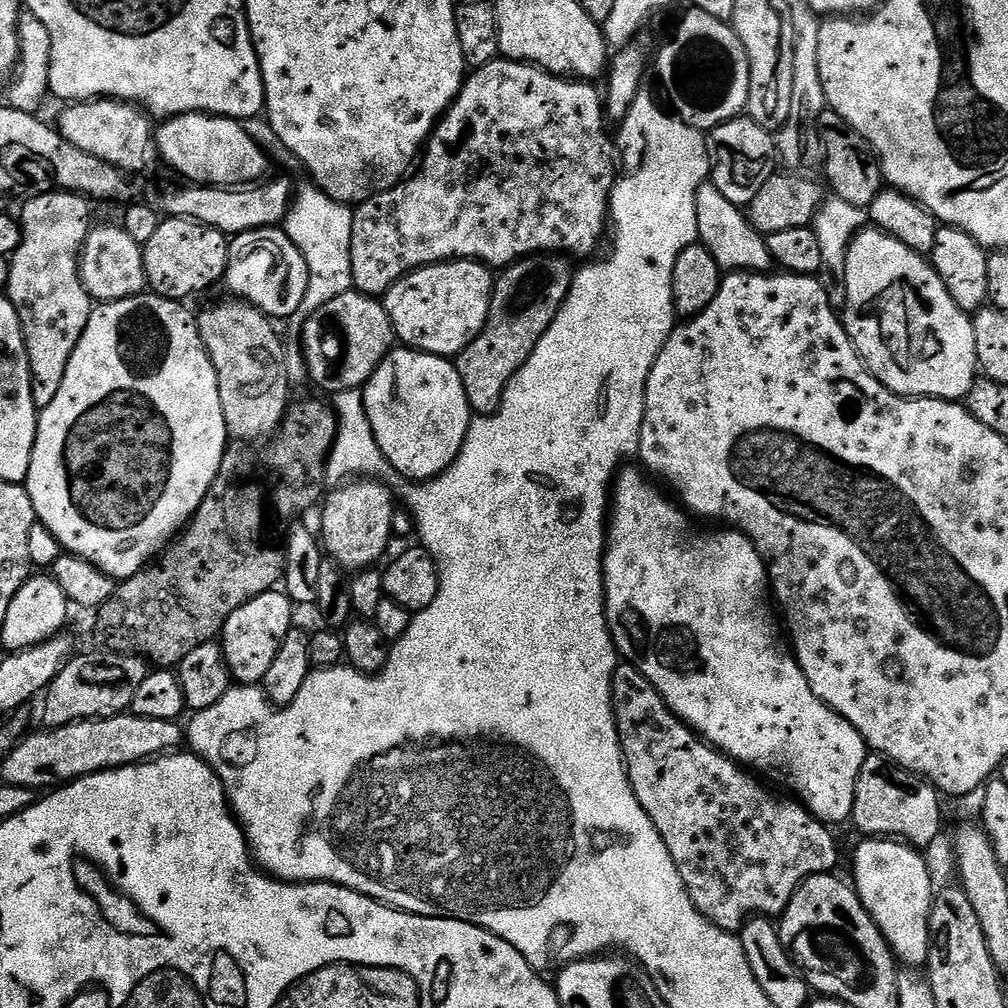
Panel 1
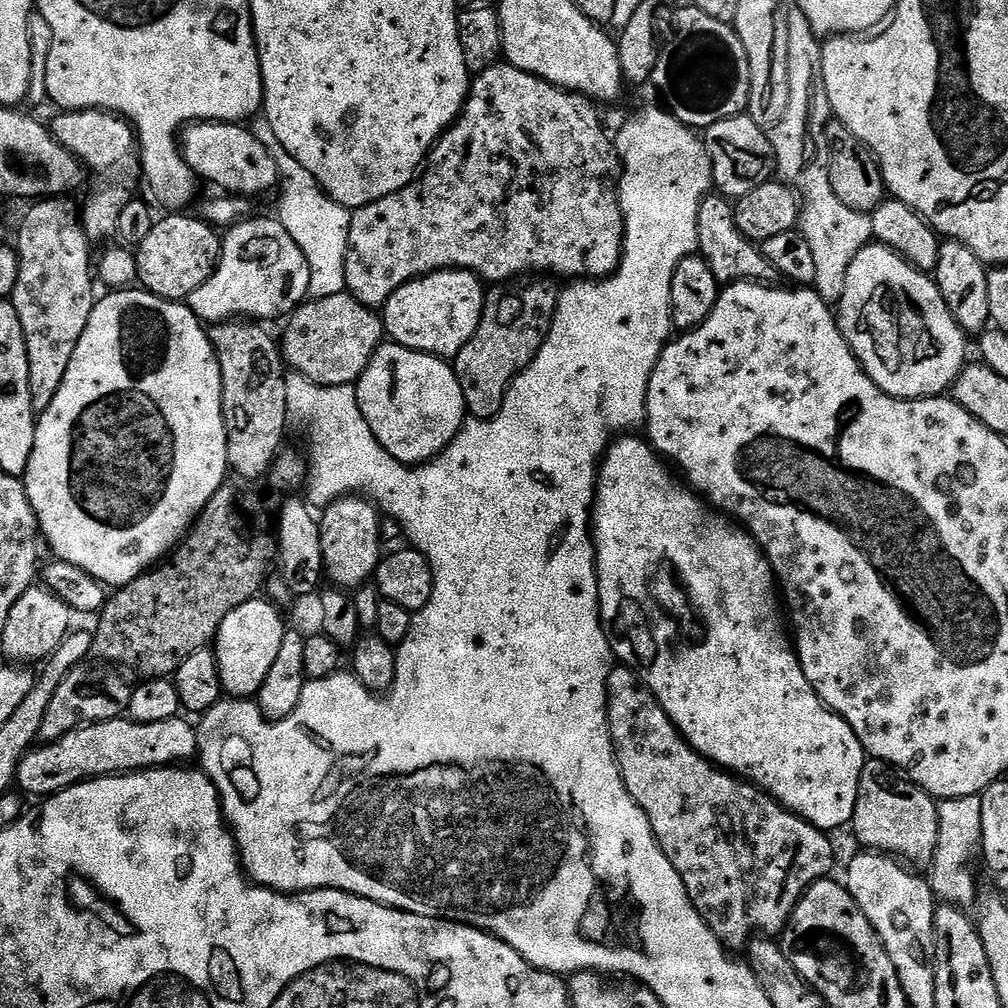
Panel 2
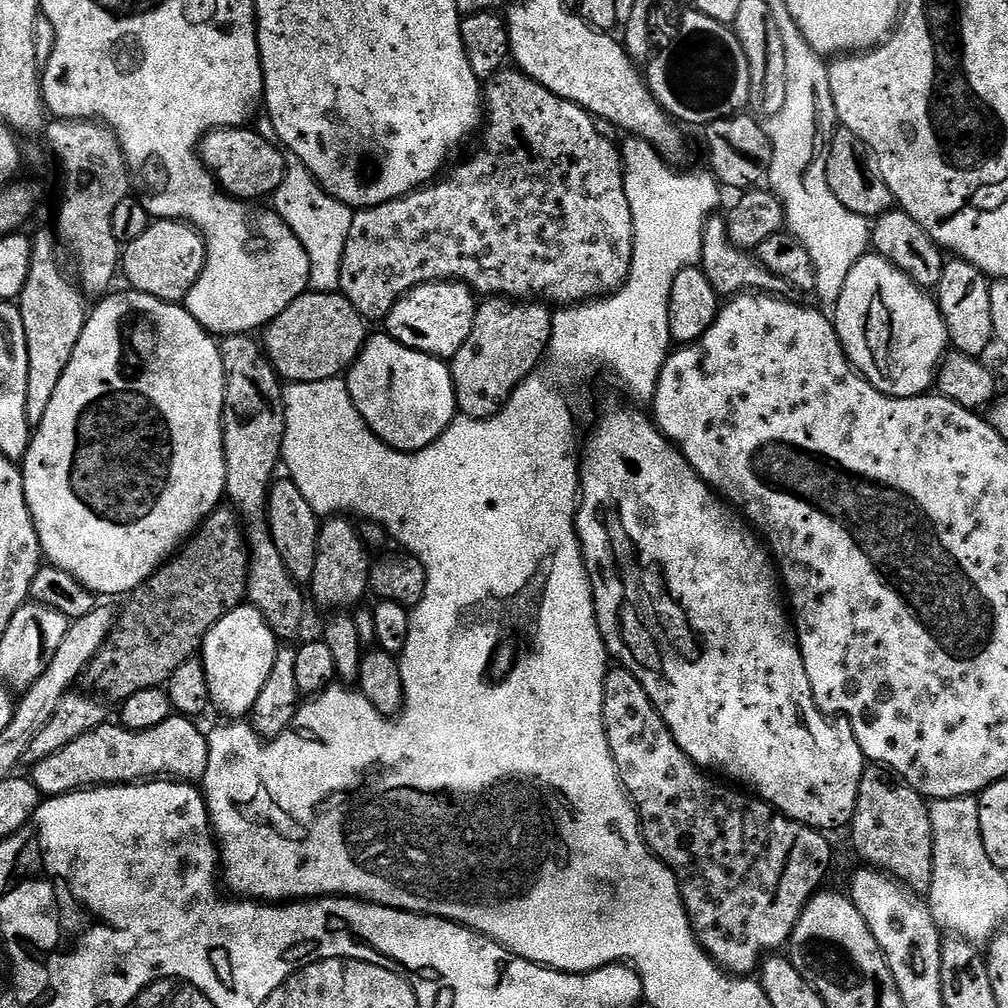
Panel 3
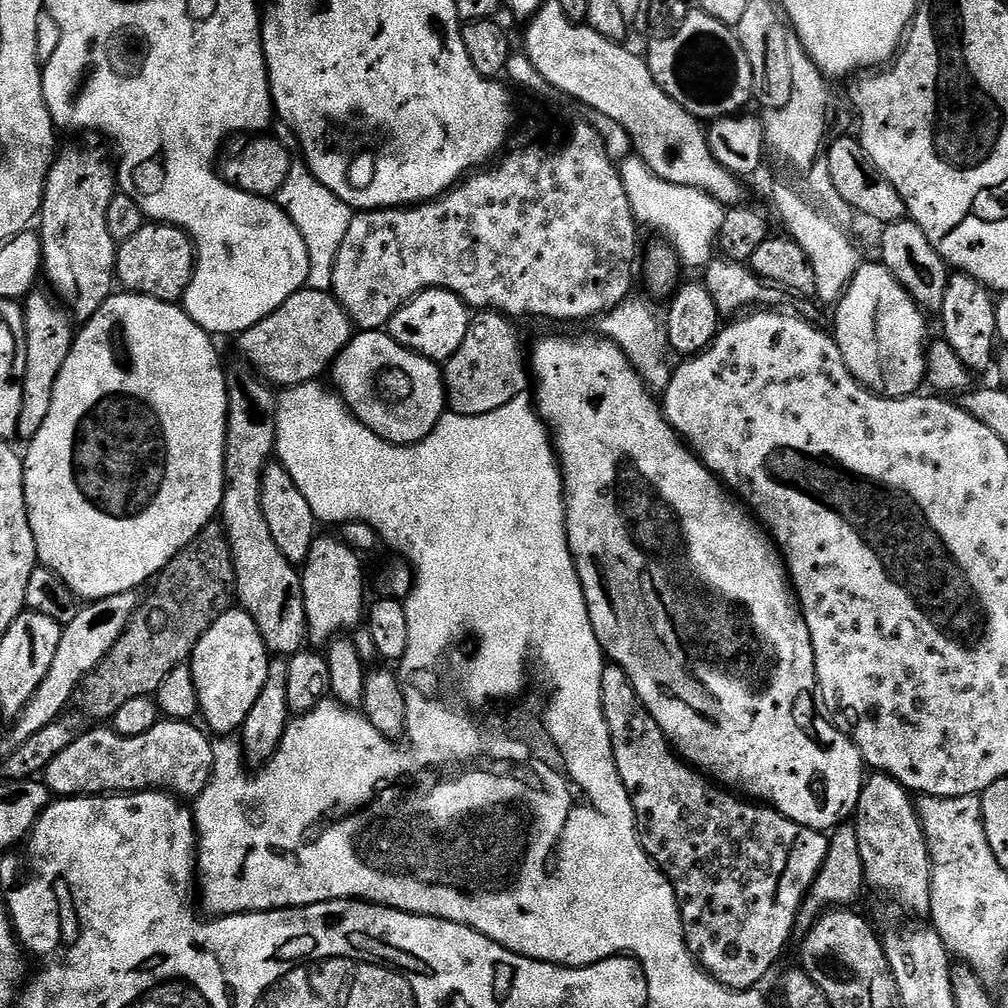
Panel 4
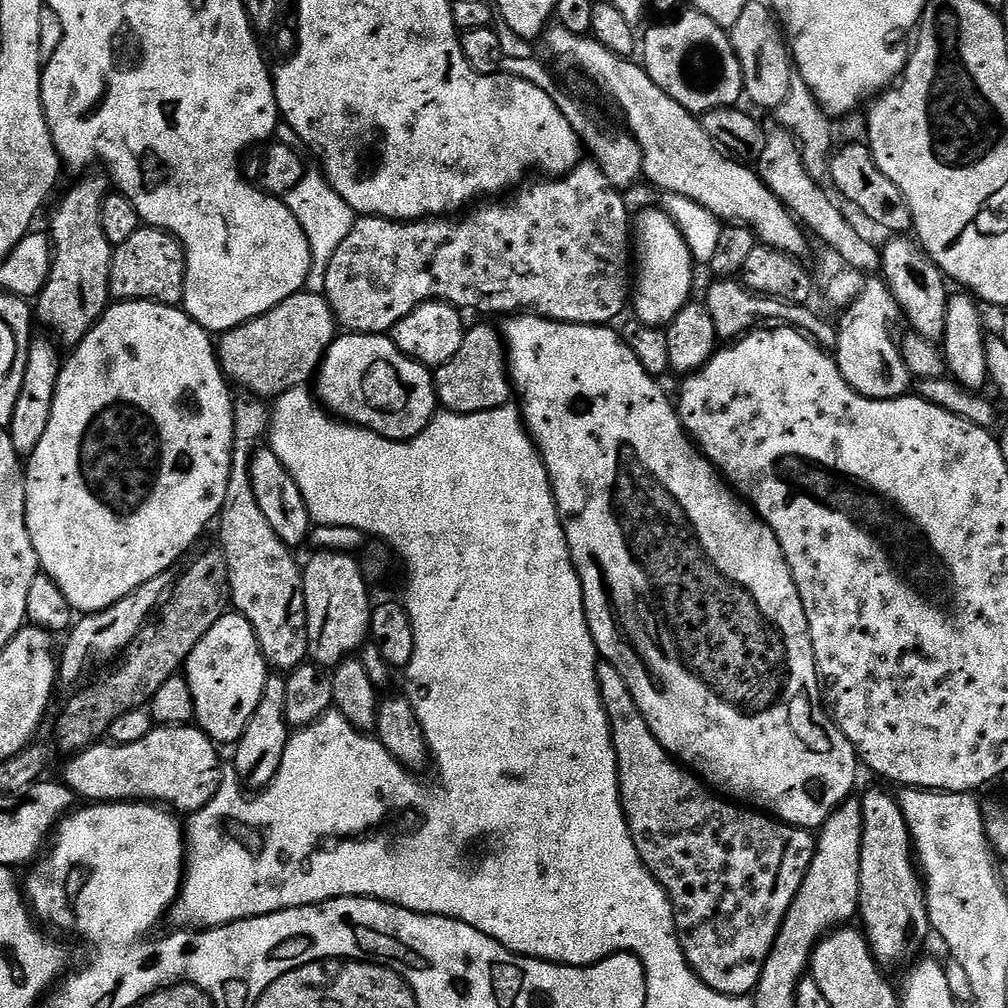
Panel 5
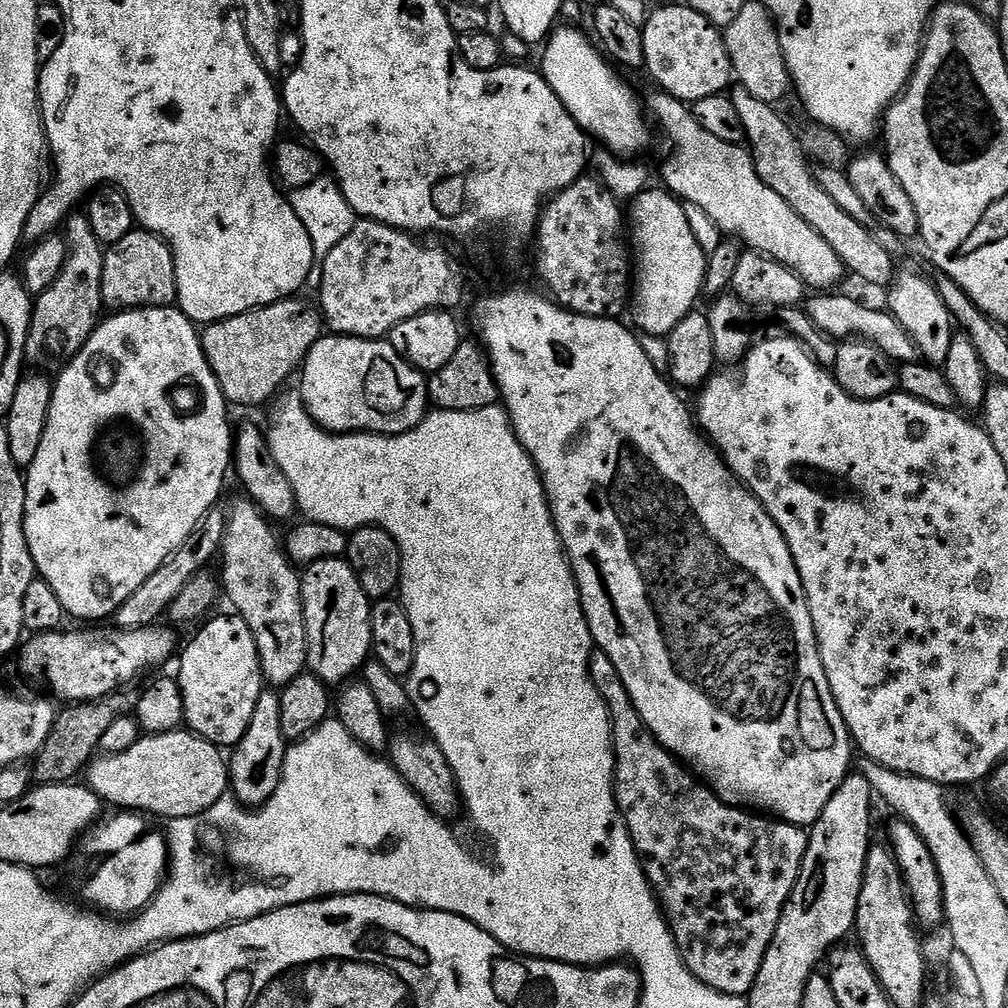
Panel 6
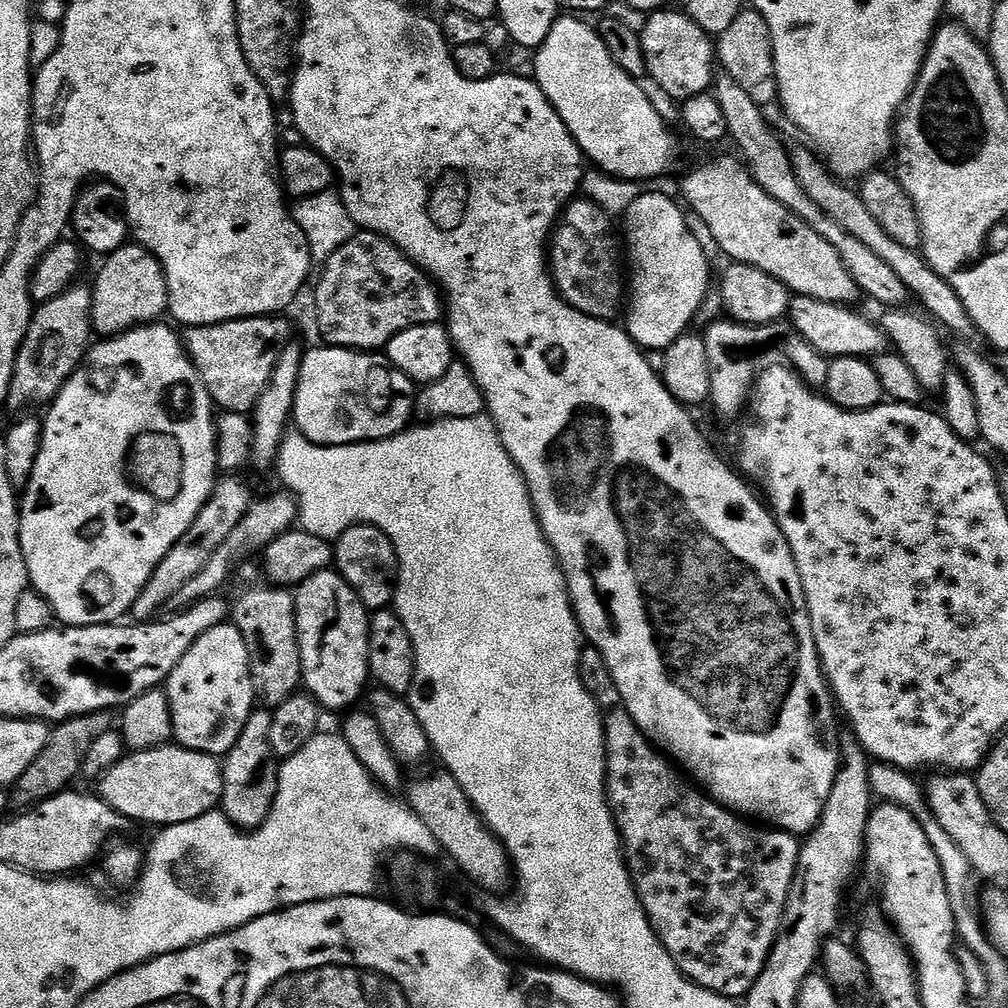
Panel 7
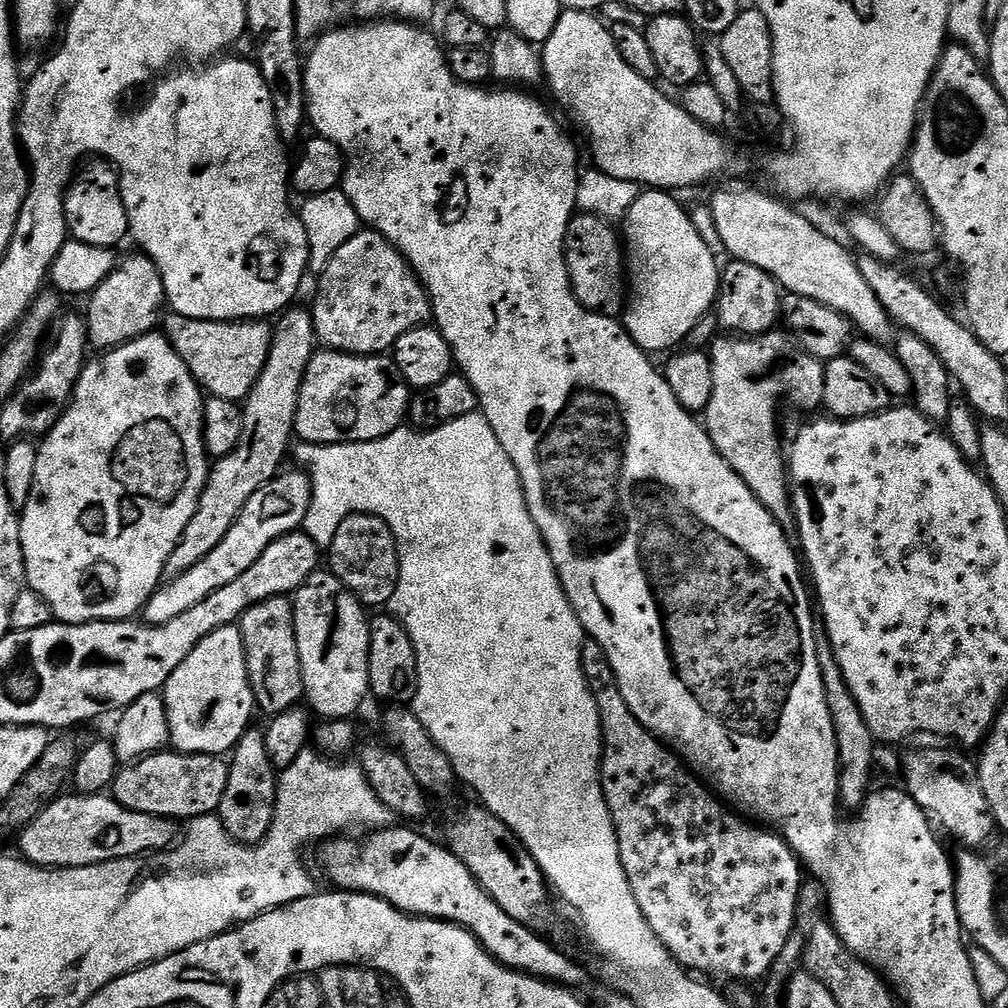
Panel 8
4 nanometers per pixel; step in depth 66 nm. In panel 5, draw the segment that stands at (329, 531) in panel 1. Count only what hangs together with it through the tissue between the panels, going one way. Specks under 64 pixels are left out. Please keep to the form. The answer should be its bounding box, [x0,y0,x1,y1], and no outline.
[302,551,374,666]

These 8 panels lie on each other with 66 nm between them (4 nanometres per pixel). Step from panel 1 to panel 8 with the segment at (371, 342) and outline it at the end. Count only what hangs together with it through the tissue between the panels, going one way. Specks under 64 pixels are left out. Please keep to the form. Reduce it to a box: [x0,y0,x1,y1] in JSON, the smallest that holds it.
[162,314,272,402]

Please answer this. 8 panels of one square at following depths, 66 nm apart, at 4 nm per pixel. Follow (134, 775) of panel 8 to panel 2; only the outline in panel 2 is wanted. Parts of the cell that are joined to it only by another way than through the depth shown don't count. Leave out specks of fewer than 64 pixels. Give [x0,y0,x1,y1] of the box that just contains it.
[15,718,197,798]

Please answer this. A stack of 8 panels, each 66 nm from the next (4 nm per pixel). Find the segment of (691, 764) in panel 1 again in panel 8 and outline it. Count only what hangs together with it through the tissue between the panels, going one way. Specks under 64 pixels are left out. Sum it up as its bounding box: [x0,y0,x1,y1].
[580,638,802,982]

